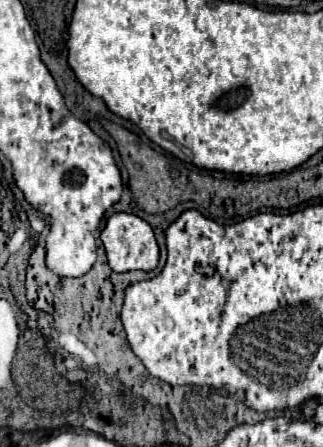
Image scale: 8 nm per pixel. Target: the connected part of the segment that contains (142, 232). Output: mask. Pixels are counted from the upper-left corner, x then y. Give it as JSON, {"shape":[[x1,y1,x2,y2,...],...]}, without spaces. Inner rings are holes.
{"shape":[[113,214,107,220,107,226,101,232,101,242,107,252,109,266,113,272,129,272,129,270,143,270,151,272,157,268,159,262,159,246,155,242,155,234,151,226,133,214]]}

